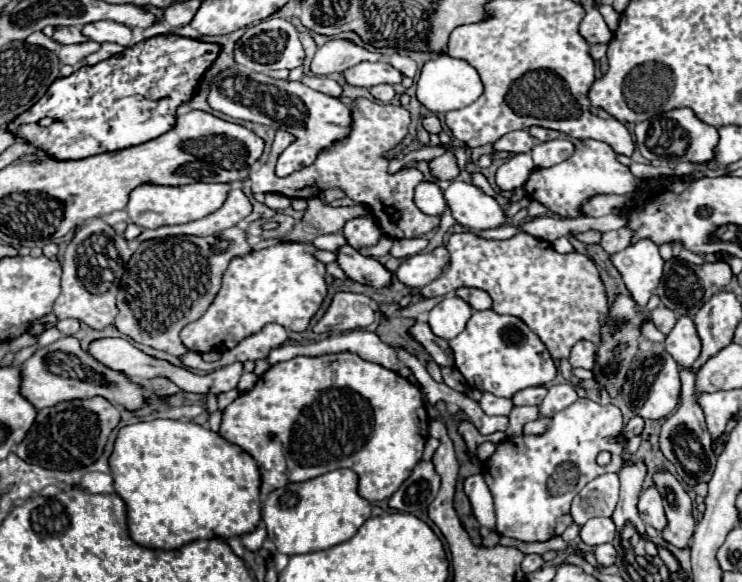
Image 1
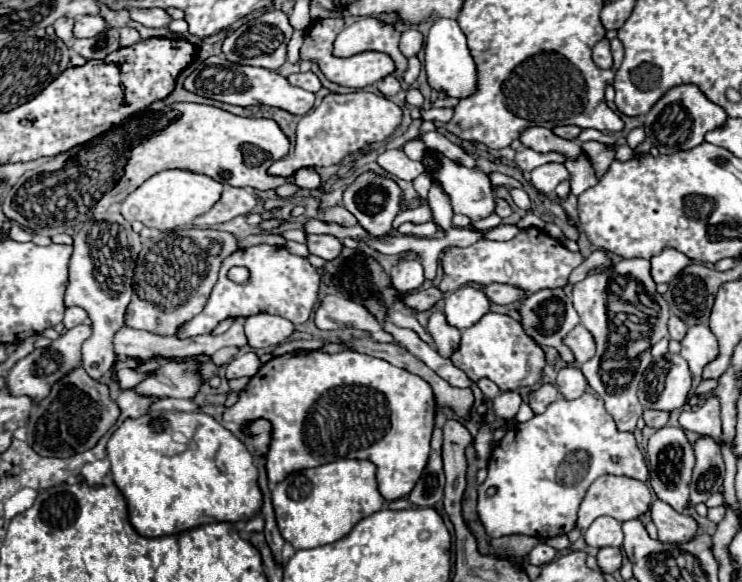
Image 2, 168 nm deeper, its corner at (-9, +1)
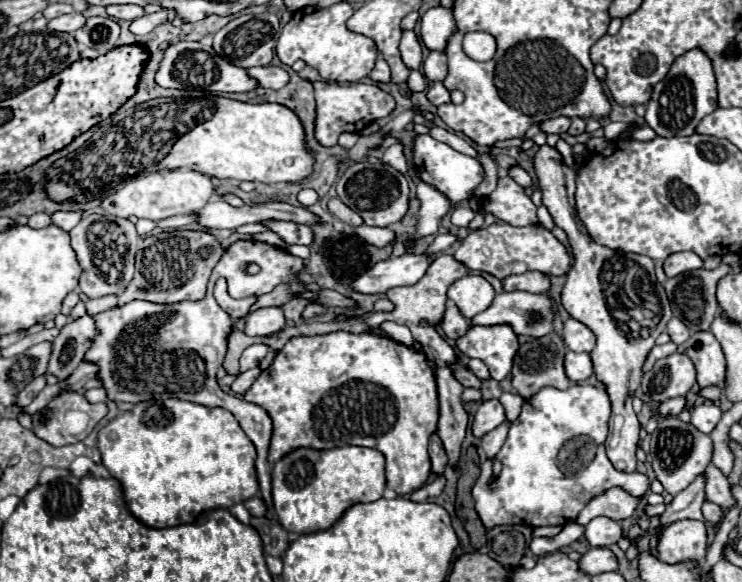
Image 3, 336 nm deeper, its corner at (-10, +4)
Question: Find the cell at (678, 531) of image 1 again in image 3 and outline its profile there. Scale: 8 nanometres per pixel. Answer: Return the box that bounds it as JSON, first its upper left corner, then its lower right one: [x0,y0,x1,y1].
[651,416,713,496]

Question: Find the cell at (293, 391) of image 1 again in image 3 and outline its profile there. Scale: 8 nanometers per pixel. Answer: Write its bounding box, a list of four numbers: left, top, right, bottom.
[243,332,439,496]

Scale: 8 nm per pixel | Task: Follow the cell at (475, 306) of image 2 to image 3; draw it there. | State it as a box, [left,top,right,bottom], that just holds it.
[447,276,495,320]

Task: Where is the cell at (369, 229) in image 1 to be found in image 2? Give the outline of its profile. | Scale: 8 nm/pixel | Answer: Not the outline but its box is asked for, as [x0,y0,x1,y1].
[344,171,402,237]

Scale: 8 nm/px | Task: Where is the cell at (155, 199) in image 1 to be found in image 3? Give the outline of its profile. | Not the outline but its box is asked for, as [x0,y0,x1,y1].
[103,168,215,220]

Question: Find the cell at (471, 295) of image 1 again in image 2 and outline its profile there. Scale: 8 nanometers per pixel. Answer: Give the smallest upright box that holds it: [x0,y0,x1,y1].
[484,283,526,305]

